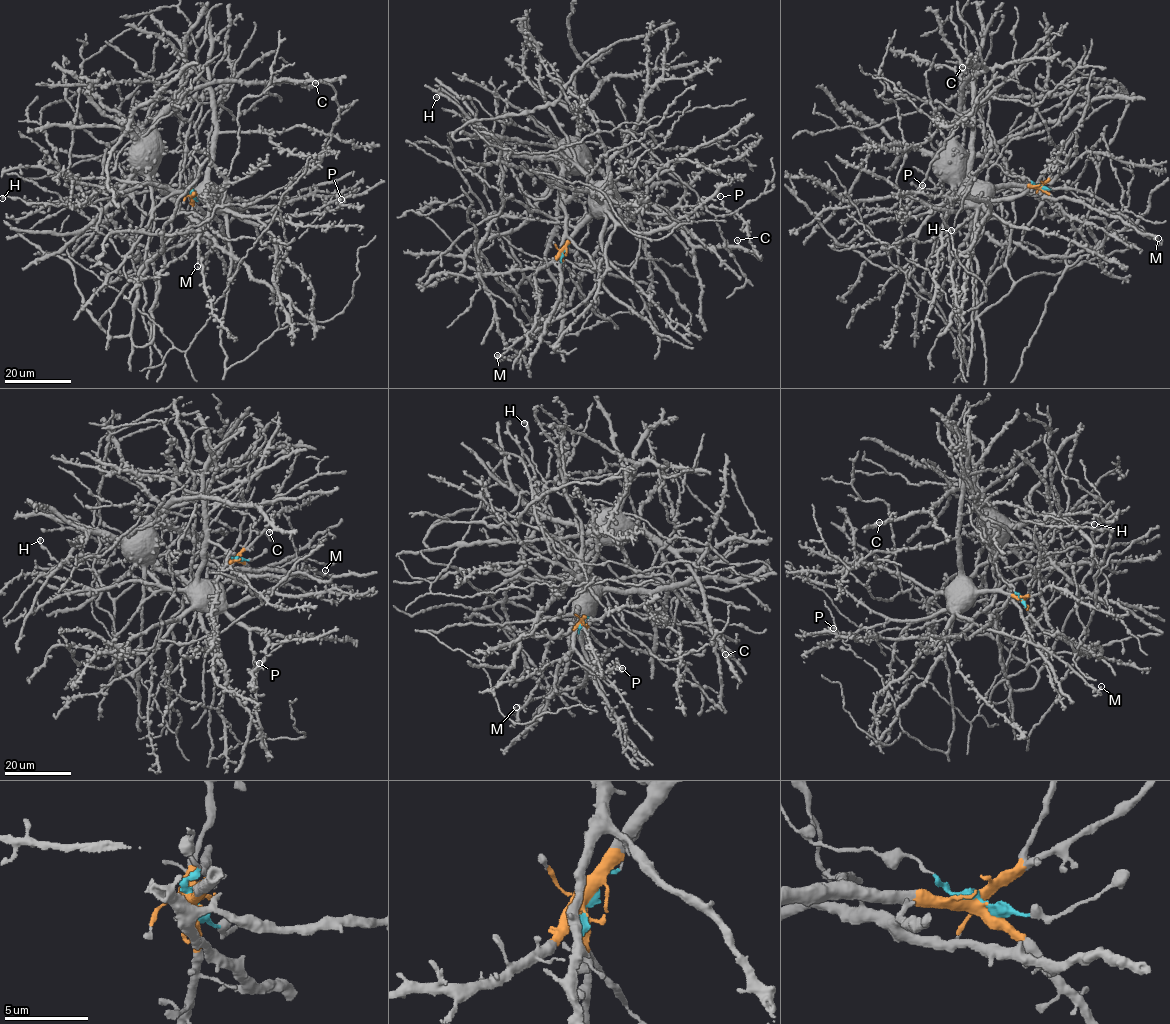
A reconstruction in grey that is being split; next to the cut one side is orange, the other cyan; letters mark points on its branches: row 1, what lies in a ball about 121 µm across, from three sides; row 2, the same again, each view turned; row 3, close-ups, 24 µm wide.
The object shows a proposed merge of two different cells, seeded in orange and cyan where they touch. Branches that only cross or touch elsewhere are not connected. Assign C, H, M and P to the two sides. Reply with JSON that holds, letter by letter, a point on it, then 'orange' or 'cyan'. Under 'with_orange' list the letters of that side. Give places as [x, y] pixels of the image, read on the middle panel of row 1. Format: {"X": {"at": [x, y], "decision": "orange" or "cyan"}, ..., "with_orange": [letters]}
{"C": {"at": [737, 240], "decision": "cyan"}, "H": {"at": [436, 97], "decision": "cyan"}, "M": {"at": [497, 355], "decision": "orange"}, "P": {"at": [720, 196], "decision": "orange"}, "with_orange": ["M", "P"]}

